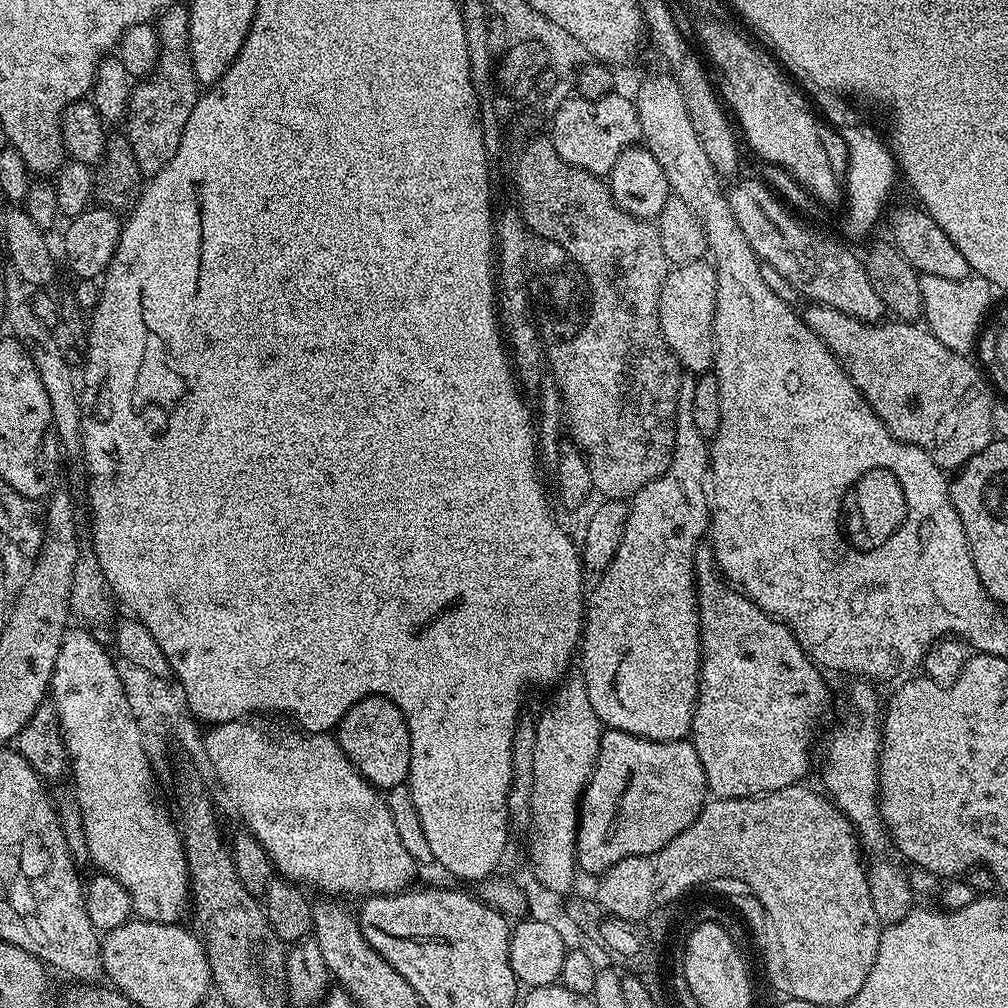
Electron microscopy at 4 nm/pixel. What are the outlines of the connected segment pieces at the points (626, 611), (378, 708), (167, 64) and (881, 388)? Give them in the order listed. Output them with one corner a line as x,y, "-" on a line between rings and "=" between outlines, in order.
684,374
680,377
680,385
678,386
678,398
676,399
676,429
674,430
674,446
672,447
672,461
670,466
664,473
658,478
654,478
654,482
650,482
646,486
642,486
642,490
638,490
636,495
631,497
630,507
628,510
628,521
624,527
624,533
622,534
622,542
618,546
618,550
614,554
612,561
608,563
606,571
599,577
600,580
596,584
596,589
591,589
590,595
586,600
586,615
584,618
584,631
582,633
582,639
578,645
578,664
580,660
580,668
582,673
582,679
586,686
586,694
590,698
590,706
594,708
594,714
598,714
601,725
605,729
614,732
625,732
631,736
641,736
647,740
683,740
691,733
692,730
692,711
696,708
696,694
700,690
700,613
696,607
696,548
705,539
706,533
710,528
710,496
706,491
704,493
704,480
709,479
710,476
710,444
709,441
702,435
698,434
698,430
694,426
694,386
696,385
696,376
692,374
=
368,696
359,700
340,720
334,732
334,739
340,743
349,764
377,790
387,790
405,783
410,770
410,730
406,726
406,716
394,702
384,696
=
173,3
159,17
159,20
161,19
160,24
158,23
159,56
156,60
156,67
152,69
147,78
141,79
131,89
131,96
128,99
126,135
134,150
134,158
138,162
141,173
148,178
161,172
166,166
166,162
170,162
170,158
174,158
174,150
178,150
178,142
182,142
182,130
186,130
186,122
190,122
190,114
194,110
196,101
202,95
202,88
196,83
192,59
188,53
188,10
183,3
175,4
=
812,302
807,307
802,312
804,325
832,351
834,358
844,367
850,382
854,382
862,398
866,398
874,414
878,414
895,440
923,448
926,454
930,454
932,461
945,470
963,468
970,458
986,450
986,446
992,443
994,392
985,373
973,361
972,365
965,353
942,346
942,342
938,342
938,338
934,338
927,327
912,322
865,324
863,320
842,314
837,308
825,304

